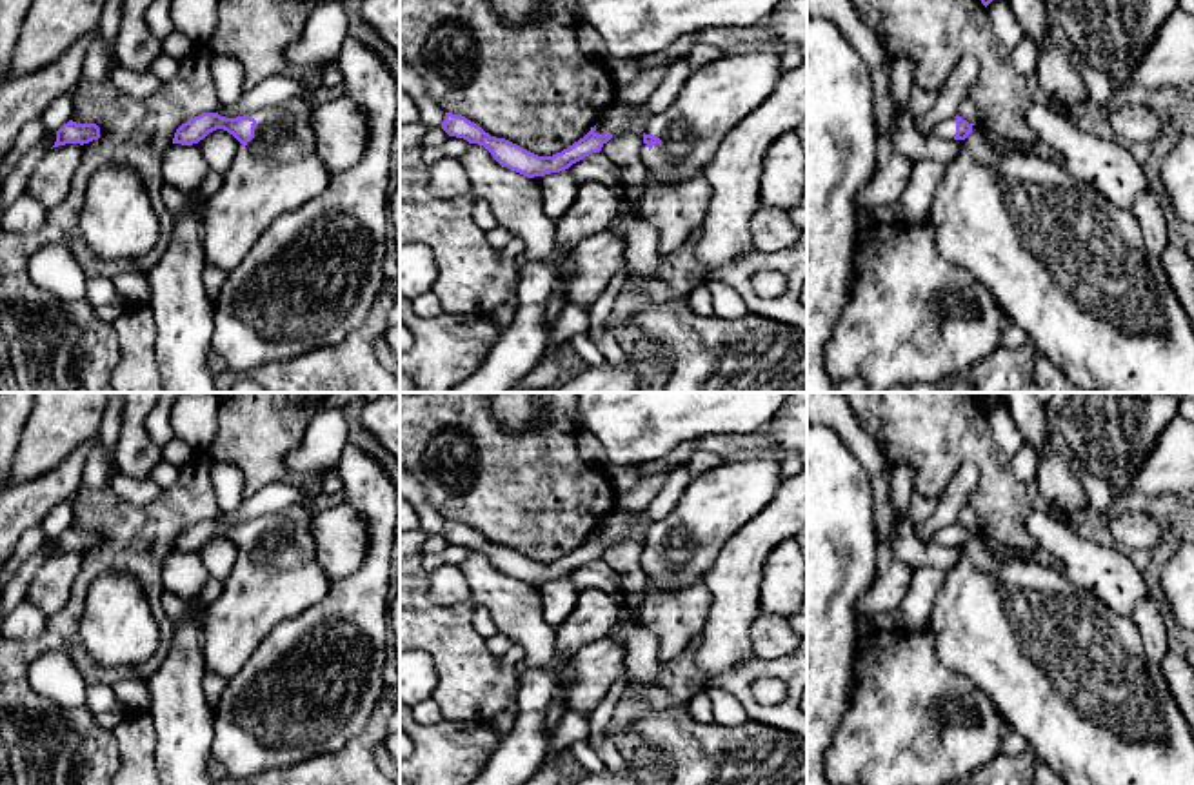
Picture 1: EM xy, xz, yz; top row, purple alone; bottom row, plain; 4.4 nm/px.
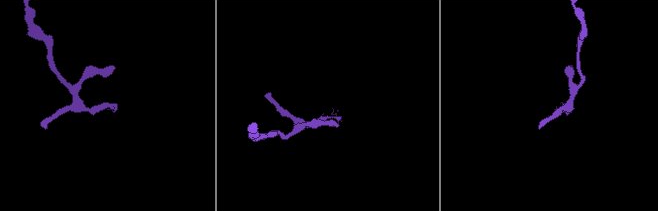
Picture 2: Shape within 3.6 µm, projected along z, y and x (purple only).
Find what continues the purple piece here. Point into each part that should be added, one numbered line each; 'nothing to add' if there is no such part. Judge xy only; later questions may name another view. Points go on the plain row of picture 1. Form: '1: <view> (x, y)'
1: xy (277, 578)

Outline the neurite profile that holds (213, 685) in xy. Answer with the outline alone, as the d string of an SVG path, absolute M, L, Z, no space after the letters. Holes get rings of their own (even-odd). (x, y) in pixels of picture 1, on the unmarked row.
M205 672L202 687L211 710L216 707L225 685L227 680L220 678L218 674Z

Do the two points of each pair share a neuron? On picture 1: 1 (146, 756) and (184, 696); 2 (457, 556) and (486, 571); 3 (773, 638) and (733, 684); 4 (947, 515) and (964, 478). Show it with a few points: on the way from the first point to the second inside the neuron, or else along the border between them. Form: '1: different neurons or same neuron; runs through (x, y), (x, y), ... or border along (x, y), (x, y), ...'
1: different neurons; border along (148, 713), (153, 724), (157, 765)
2: different neurons; border along (471, 551), (458, 566)
3: different neurons; border along (787, 653), (776, 658), (755, 656)
4: same neuron; runs through (949, 506), (960, 487)

